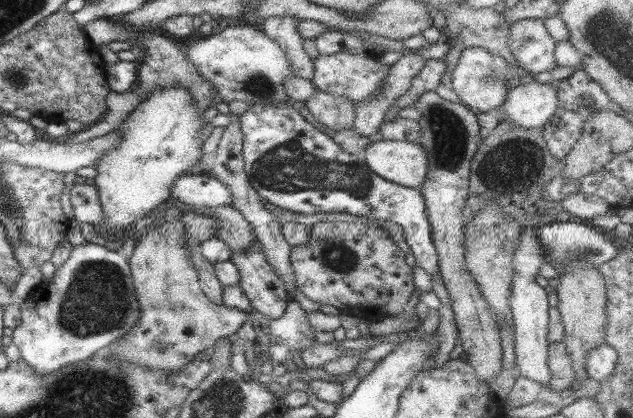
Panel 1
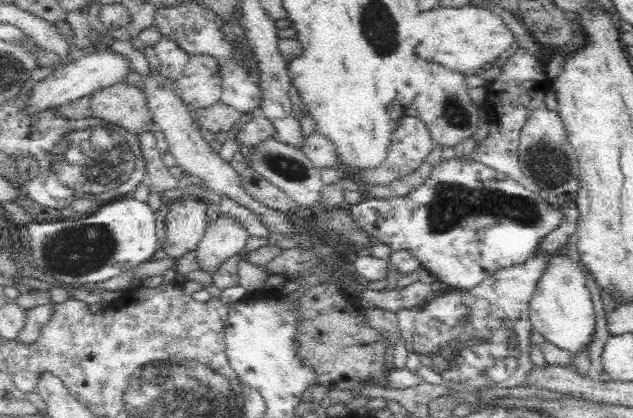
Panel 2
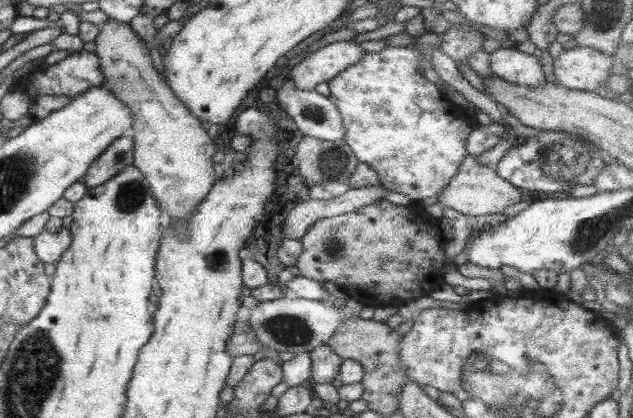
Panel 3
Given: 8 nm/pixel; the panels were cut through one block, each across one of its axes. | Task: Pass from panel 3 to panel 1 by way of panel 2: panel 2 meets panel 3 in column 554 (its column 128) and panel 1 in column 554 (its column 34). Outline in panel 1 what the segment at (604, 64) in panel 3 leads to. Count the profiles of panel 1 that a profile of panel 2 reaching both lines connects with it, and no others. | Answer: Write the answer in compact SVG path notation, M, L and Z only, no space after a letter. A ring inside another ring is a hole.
M521 83L507 92L501 104L501 121L523 128L542 127L555 112L557 103L557 89L550 83Z

